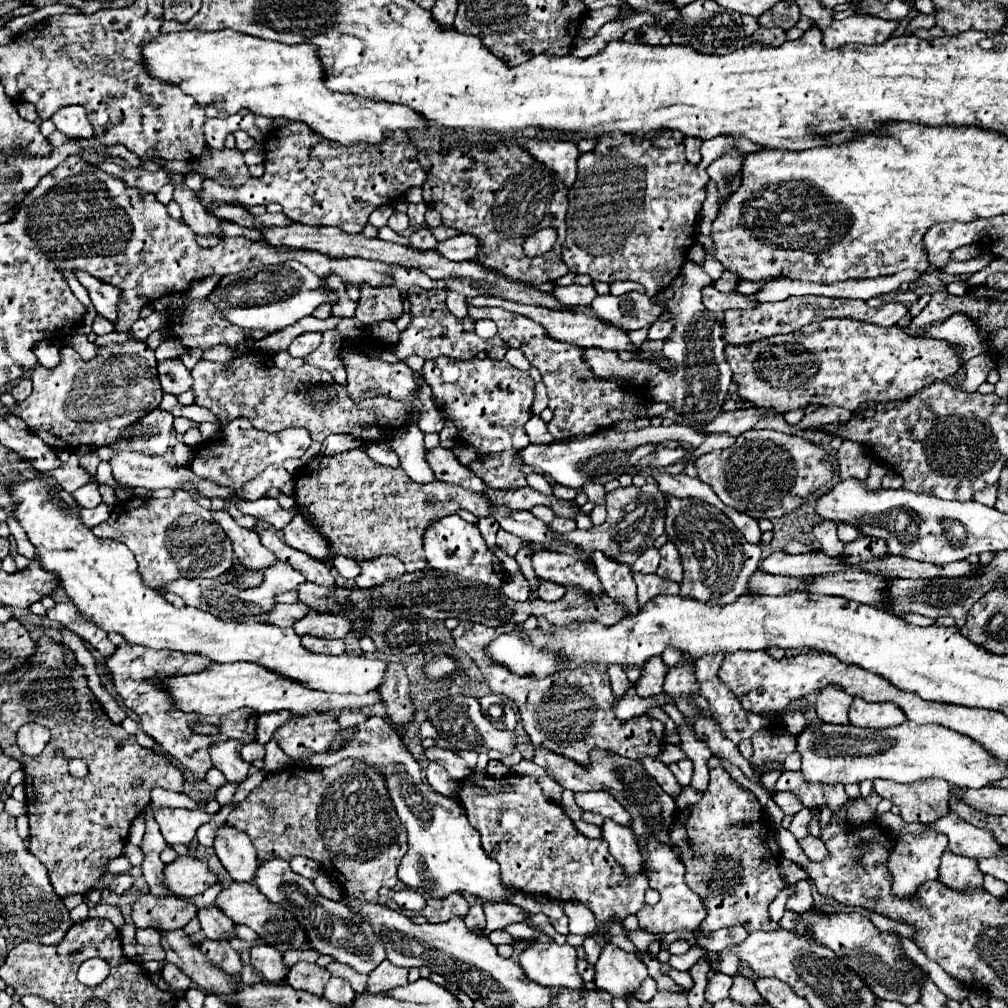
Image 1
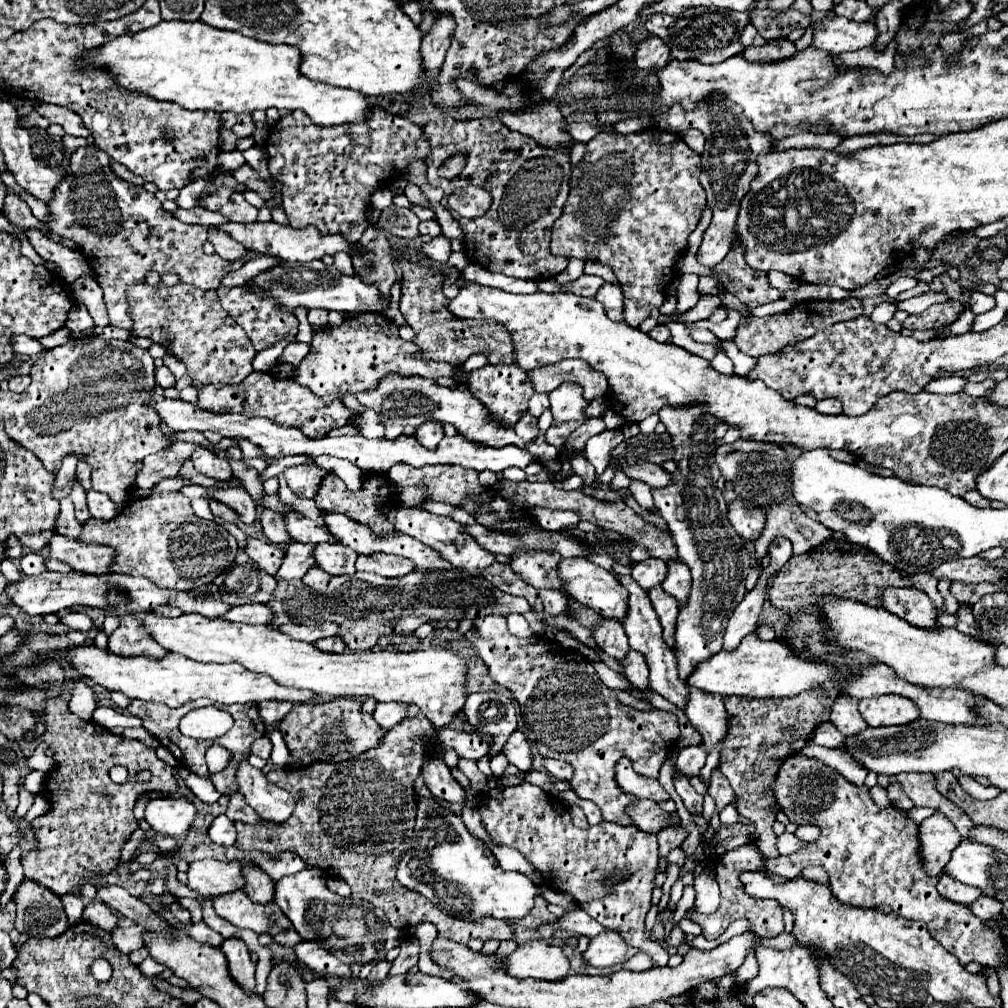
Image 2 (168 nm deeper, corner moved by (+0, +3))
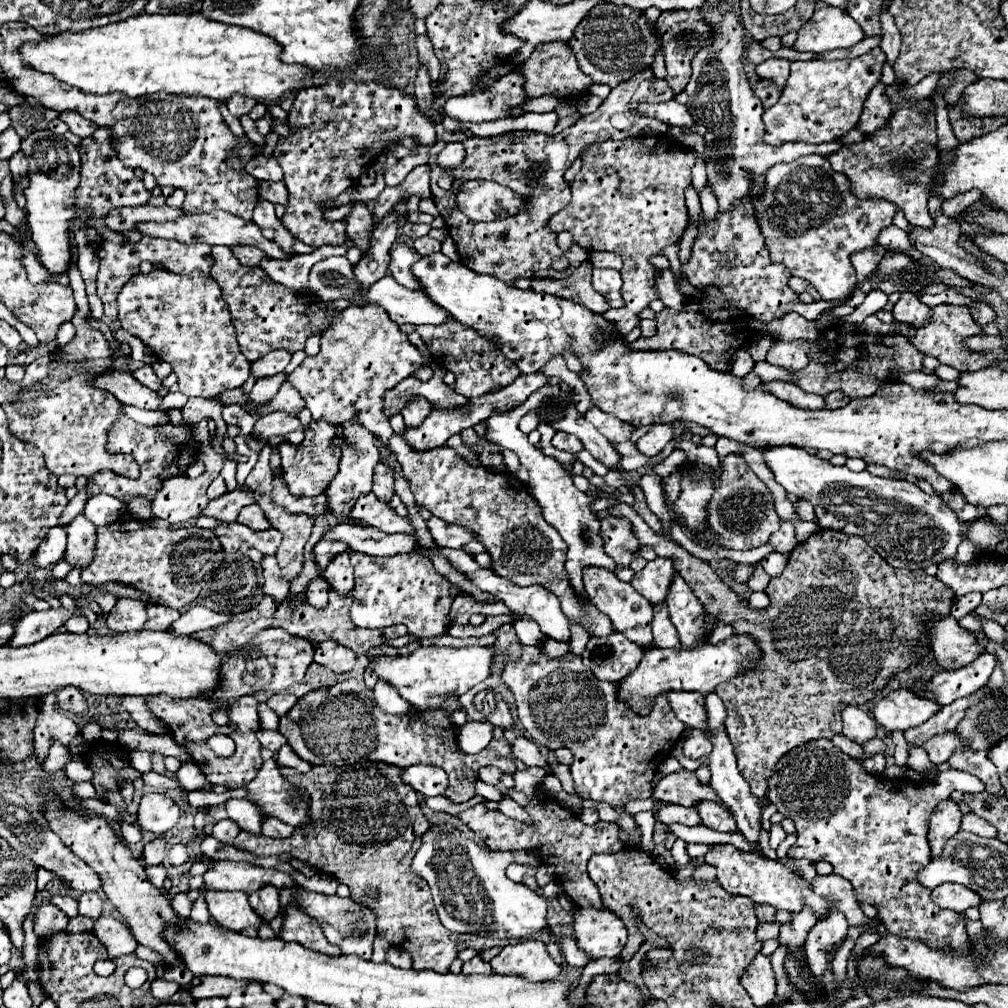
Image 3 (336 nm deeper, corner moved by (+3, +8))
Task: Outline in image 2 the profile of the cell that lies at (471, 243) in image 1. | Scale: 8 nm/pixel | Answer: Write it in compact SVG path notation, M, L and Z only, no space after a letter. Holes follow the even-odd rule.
M436 236L432 238L430 242L422 244L422 252L434 260L434 262L440 262L440 264L446 264L448 258L450 258L450 240L446 236Z

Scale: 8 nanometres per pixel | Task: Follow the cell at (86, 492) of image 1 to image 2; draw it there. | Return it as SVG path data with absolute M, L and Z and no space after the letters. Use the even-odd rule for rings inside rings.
M88 490L88 508L90 514L100 520L112 520L120 514L120 508L110 500L110 496L96 490Z

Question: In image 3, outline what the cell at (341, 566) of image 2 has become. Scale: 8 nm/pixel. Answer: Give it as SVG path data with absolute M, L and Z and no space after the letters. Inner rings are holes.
M349 553L335 555L329 561L329 567L323 569L323 577L335 591L347 595L353 589L353 567L349 563Z

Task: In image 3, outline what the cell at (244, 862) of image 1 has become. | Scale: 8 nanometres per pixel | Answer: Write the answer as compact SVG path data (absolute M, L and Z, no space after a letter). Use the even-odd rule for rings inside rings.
M261 887L249 893L249 903L265 921L271 921L279 911L279 889L277 887Z

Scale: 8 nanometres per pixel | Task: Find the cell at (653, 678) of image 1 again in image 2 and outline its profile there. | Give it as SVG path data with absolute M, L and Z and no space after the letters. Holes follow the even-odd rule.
M630 650L626 654L626 658L622 660L622 670L624 676L636 686L636 688L648 688L648 666L642 654L638 654L636 650Z

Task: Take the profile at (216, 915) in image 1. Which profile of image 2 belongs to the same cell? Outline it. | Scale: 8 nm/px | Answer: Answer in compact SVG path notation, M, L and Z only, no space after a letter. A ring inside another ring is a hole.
M230 938L230 940L224 940L220 948L228 958L230 978L246 992L254 992L256 964L250 960L250 950L246 948L246 944L238 938Z

